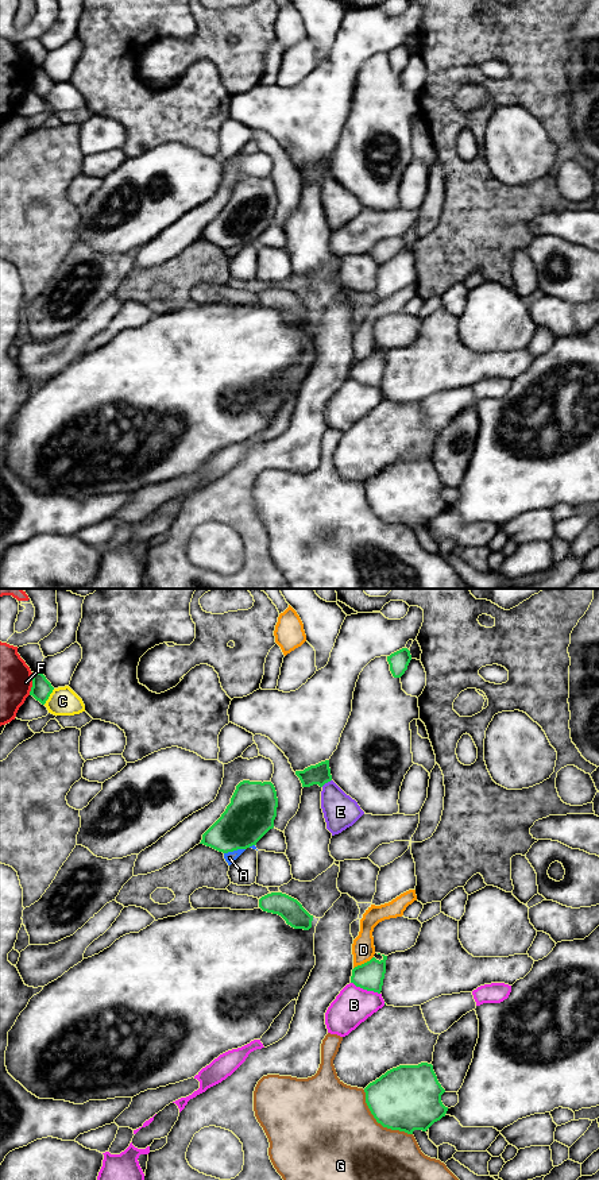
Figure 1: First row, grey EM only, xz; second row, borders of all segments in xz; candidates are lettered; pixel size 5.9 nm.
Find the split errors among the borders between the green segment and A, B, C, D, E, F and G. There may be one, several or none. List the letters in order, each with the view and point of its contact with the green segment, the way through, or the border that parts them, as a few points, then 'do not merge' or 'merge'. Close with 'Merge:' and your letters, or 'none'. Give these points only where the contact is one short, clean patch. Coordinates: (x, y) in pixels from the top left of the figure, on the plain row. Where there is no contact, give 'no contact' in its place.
A: meets green in xz at (234, 245); do not merge
B: meets green in xz at (366, 384); do not merge
C: meets green in xz at (49, 91); do not merge
D: meets green in xz at (364, 358); do not merge
E: meets green in xz at (325, 177); do not merge
F: meets green in xz at (33, 78); do not merge
G: meets green in xz at (379, 517); do not merge
Merge: none

